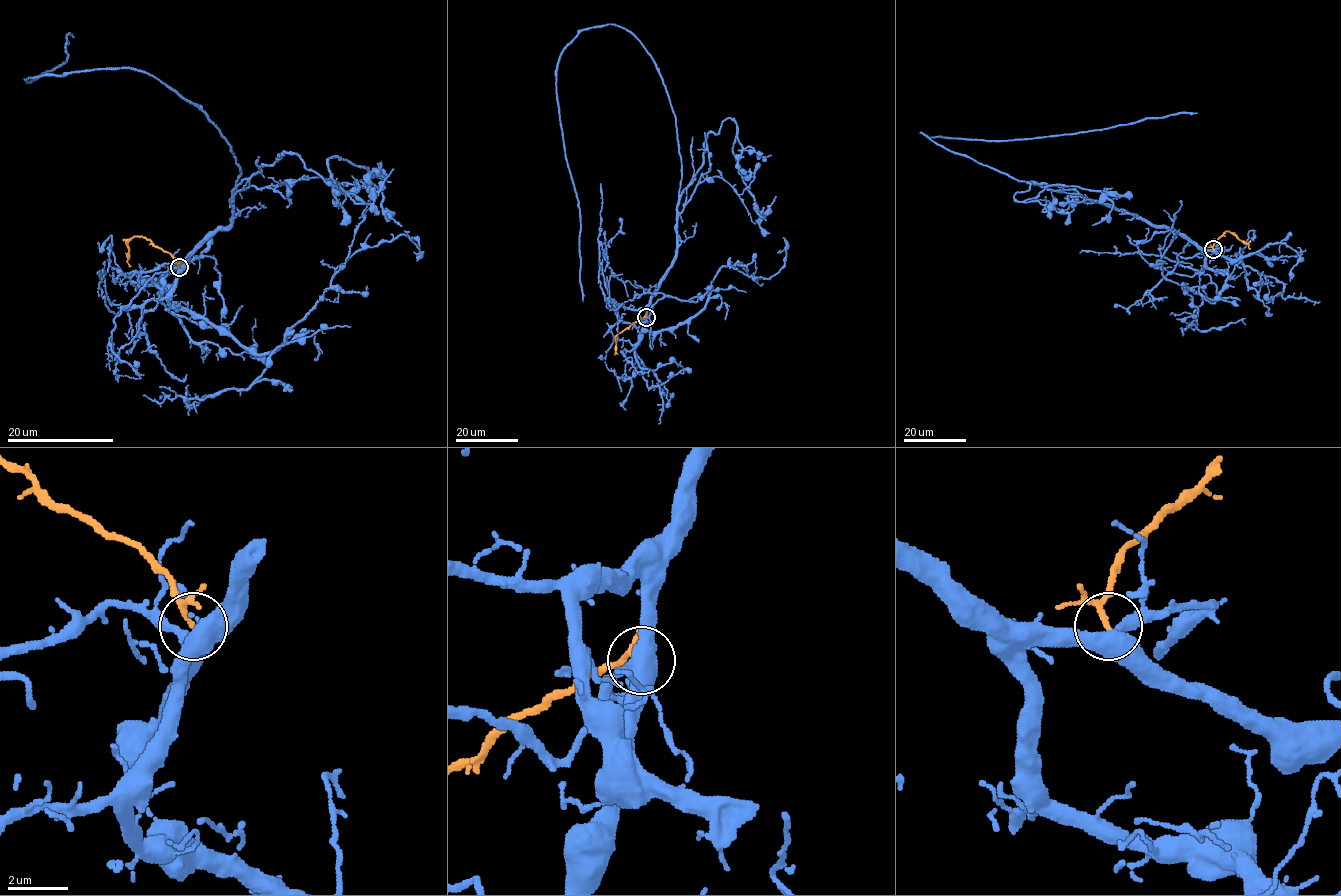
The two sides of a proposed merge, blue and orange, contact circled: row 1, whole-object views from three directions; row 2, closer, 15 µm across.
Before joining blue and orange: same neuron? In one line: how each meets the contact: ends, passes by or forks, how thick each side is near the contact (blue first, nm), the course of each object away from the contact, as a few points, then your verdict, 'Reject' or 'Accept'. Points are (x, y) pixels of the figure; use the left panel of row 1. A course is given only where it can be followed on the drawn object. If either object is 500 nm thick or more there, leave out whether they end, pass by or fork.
At the ring blue forks. At the ring orange passes by. Thickness 440 nm (blue) against 120 nm. Course of blue: (180, 268), (231, 222), (239, 167), (196, 104), (140, 70), (26, 80), (65, 62), (72, 34). Course of orange: (180, 267), (168, 252), (141, 236), (133, 236), (128, 241), (130, 267). Reject

